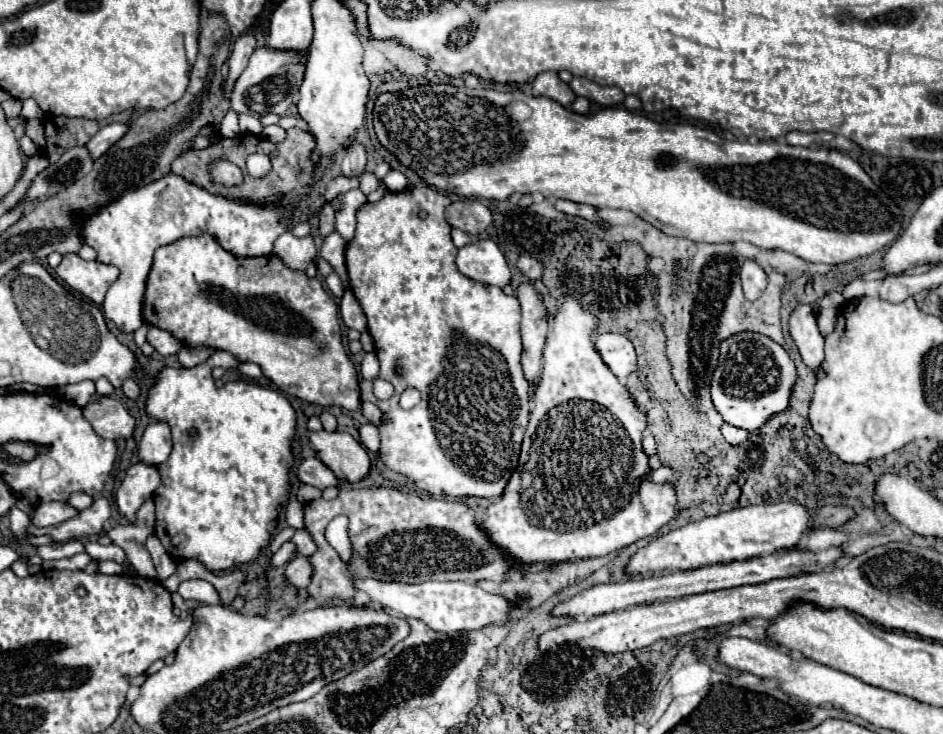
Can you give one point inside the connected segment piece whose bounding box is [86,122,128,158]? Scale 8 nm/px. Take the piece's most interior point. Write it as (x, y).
(111, 133)

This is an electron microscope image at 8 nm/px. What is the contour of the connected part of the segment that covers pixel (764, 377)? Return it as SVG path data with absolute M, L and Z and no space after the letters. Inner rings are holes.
M738 332L720 344L718 368L710 382L710 394L712 404L724 422L752 432L770 416L788 408L794 384L796 366L778 342L758 332Z

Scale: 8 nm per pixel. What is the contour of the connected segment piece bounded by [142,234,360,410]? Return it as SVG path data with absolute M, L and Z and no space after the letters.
M202 234L198 238L182 238L178 242L172 242L168 246L162 246L156 250L148 280L146 280L146 292L144 292L144 308L142 308L142 320L150 326L162 328L170 332L176 340L180 340L188 348L198 348L198 346L208 346L214 350L226 350L234 354L240 362L254 362L262 368L264 376L270 378L282 392L296 396L306 402L316 402L320 406L340 406L346 410L356 410L360 406L360 388L358 388L358 376L354 370L352 360L348 358L344 344L342 344L342 334L340 334L340 322L338 322L338 310L336 310L336 300L332 294L326 294L322 288L322 282L318 278L308 278L306 272L290 270L286 264L270 254L270 256L258 256L258 258L238 258L230 252L226 252L220 244L210 234Z

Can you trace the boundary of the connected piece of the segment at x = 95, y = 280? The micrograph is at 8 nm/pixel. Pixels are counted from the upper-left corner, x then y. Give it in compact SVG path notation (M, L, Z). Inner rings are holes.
M66 254L56 268L56 274L72 291L84 299L90 298L94 304L102 304L106 290L118 278L118 270L114 266L102 262L86 262L78 254Z

